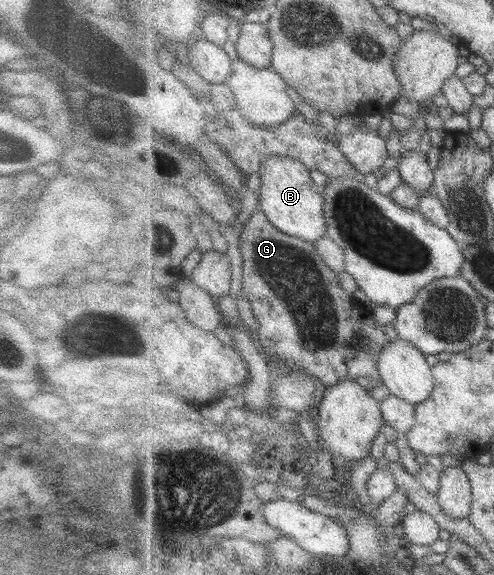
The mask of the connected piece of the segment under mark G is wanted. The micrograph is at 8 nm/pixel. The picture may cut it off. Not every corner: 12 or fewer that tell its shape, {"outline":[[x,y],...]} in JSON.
{"outline":[[254,210],[243,294],[268,359],[383,385],[398,339],[318,248]]}

